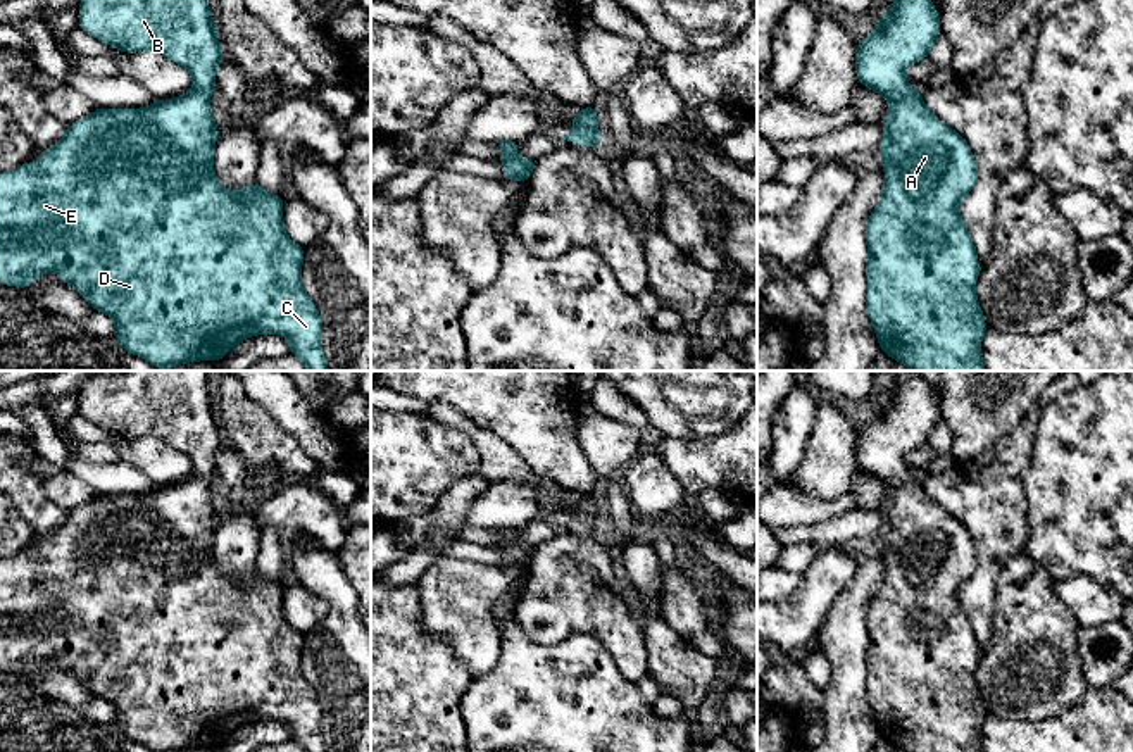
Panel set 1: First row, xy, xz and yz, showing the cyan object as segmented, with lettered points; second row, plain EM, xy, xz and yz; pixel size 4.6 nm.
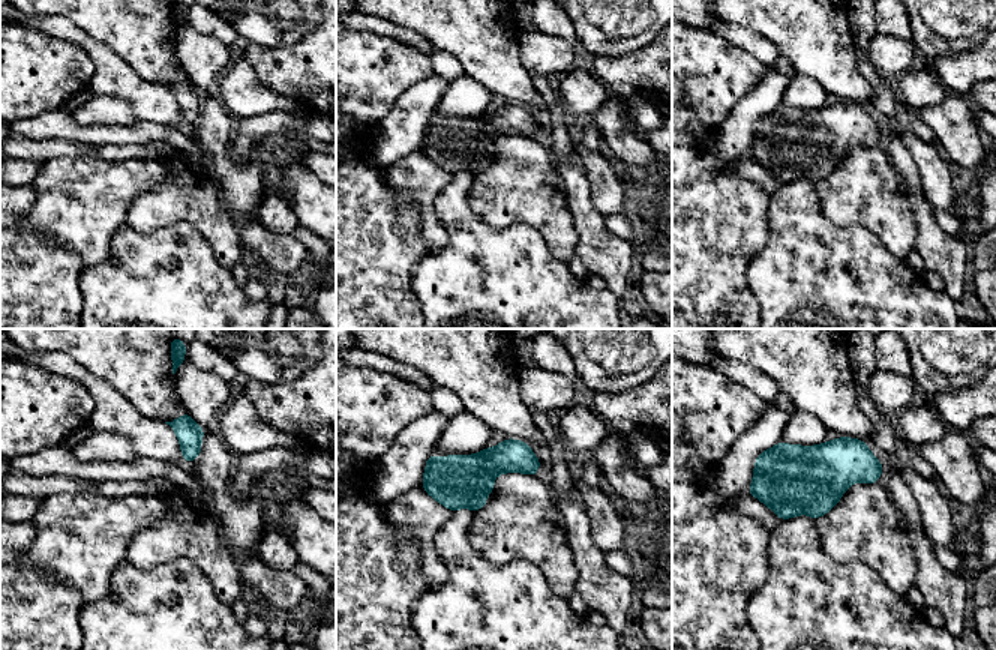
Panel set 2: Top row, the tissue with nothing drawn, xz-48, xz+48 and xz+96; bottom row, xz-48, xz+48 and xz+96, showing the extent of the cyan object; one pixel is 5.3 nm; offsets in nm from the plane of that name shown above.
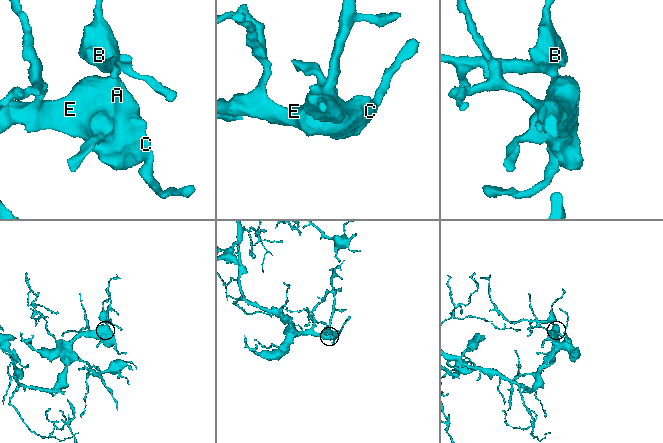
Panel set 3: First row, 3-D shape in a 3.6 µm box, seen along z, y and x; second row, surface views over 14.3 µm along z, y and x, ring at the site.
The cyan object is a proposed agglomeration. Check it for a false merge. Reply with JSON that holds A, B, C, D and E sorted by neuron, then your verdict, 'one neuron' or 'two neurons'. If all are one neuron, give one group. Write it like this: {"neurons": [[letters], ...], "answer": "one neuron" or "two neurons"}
{"neurons": [["A", "B", "C", "D", "E"]], "answer": "one neuron"}

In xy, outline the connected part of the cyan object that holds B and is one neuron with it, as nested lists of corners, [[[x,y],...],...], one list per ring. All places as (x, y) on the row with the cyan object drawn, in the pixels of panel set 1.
[[[81,0],[79,28],[98,41],[119,48],[122,53],[143,50],[164,53],[193,76],[193,90],[176,98],[155,100],[147,109],[97,107],[91,116],[69,124],[62,140],[45,150],[36,162],[0,172],[0,283],[26,288],[36,276],[47,273],[60,274],[95,310],[102,310],[116,321],[116,340],[121,343],[122,352],[147,359],[155,369],[167,369],[195,360],[221,360],[245,338],[279,333],[290,342],[290,354],[297,355],[307,371],[329,371],[321,343],[322,323],[300,281],[304,247],[291,241],[283,226],[283,197],[264,191],[257,181],[243,190],[224,190],[214,176],[214,147],[219,131],[214,122],[209,95],[214,91],[216,69],[224,52],[207,0]]]

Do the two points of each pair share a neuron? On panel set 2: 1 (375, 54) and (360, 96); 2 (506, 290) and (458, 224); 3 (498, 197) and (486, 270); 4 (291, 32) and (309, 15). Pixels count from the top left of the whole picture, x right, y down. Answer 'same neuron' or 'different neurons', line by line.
1: same neuron
2: same neuron
3: different neurons
4: same neuron

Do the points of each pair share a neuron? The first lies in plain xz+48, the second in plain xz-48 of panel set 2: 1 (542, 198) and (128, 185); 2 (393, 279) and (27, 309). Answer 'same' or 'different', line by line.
1: different
2: same

